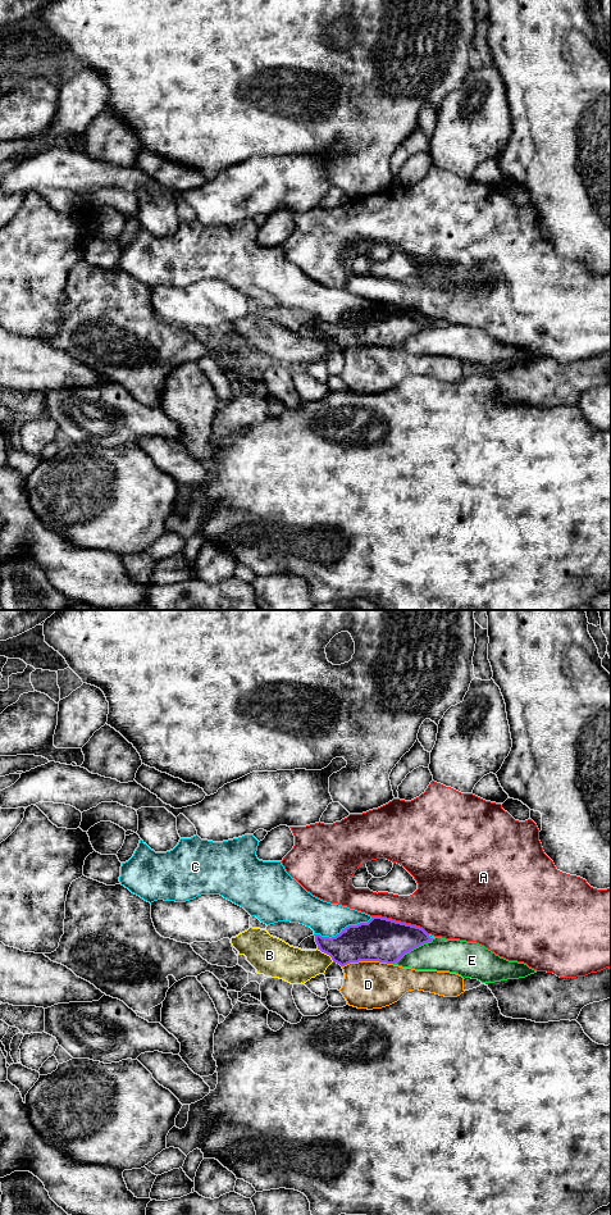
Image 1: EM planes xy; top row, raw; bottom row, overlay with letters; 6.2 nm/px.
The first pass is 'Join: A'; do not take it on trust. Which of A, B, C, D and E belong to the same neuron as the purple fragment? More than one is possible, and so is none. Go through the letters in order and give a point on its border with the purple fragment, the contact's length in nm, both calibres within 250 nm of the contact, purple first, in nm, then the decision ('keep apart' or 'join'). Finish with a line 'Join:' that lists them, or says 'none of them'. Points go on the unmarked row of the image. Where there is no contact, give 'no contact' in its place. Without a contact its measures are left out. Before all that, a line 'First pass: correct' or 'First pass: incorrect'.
First pass: incorrect
A: contact xy (400, 306); length 380 nm; calibres 280 and 320 nm; keep apart
B: contact xy (325, 337); length 140 nm; calibres 240 and 220 nm; keep apart
C: contact xy (342, 314); length 380 nm; calibres 280 and 220 nm; keep apart
D: contact xy (366, 345); length 320 nm; calibres 280 and 300 nm; keep apart
E: contact xy (413, 333); length 300 nm; calibres 280 and 200 nm; keep apart
Join: none of them

